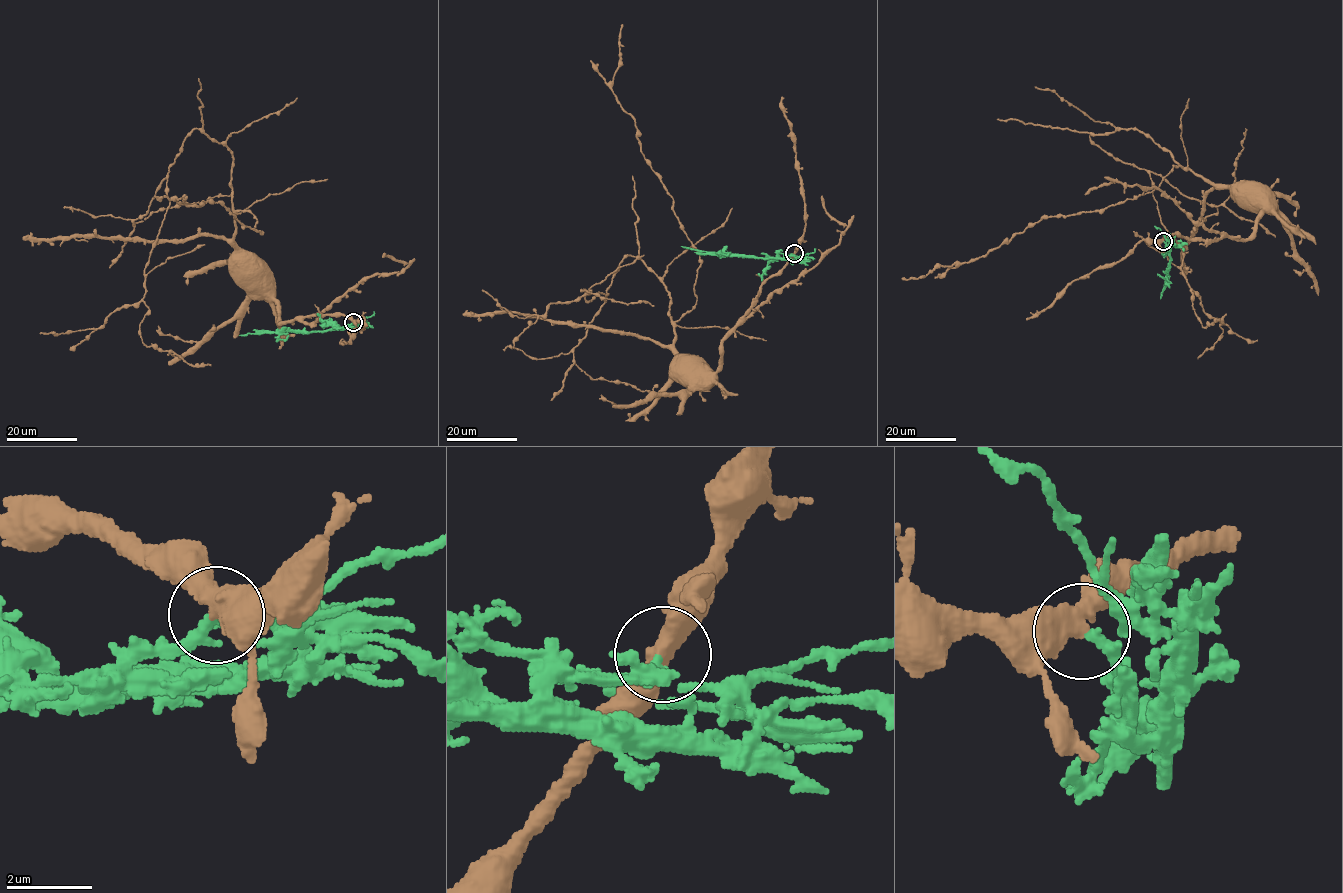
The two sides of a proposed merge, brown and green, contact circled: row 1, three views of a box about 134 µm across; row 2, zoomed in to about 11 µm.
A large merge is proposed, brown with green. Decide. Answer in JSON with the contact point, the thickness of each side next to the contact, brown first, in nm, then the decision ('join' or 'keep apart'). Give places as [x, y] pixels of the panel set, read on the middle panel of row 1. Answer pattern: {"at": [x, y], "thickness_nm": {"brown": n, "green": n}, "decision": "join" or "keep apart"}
{"at": [794, 253], "thickness_nm": {"brown": 460, "green": 190}, "decision": "keep apart"}

